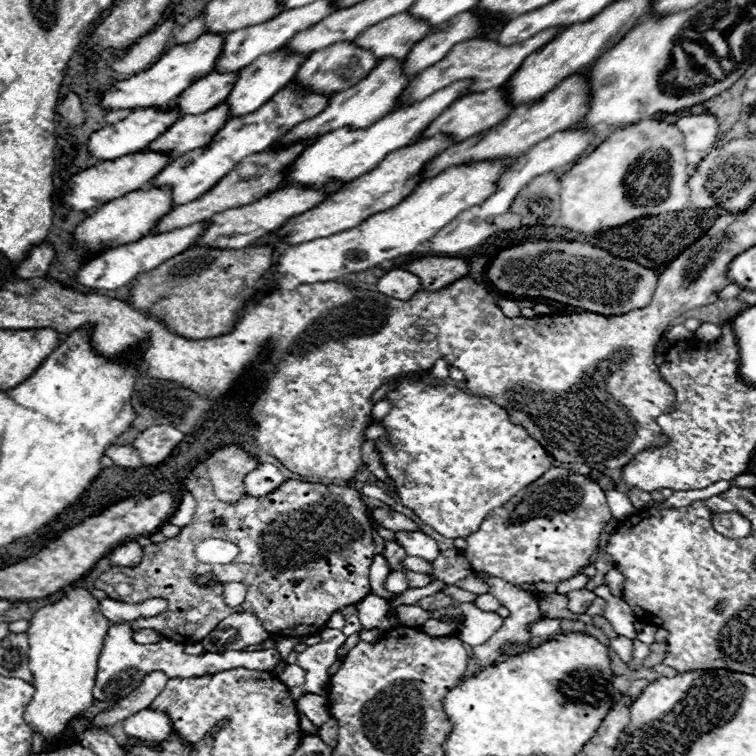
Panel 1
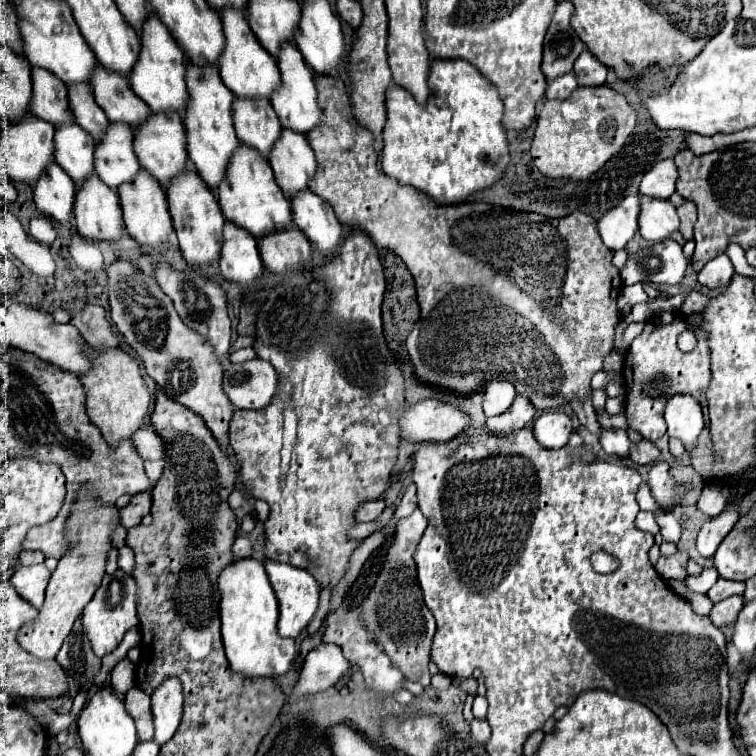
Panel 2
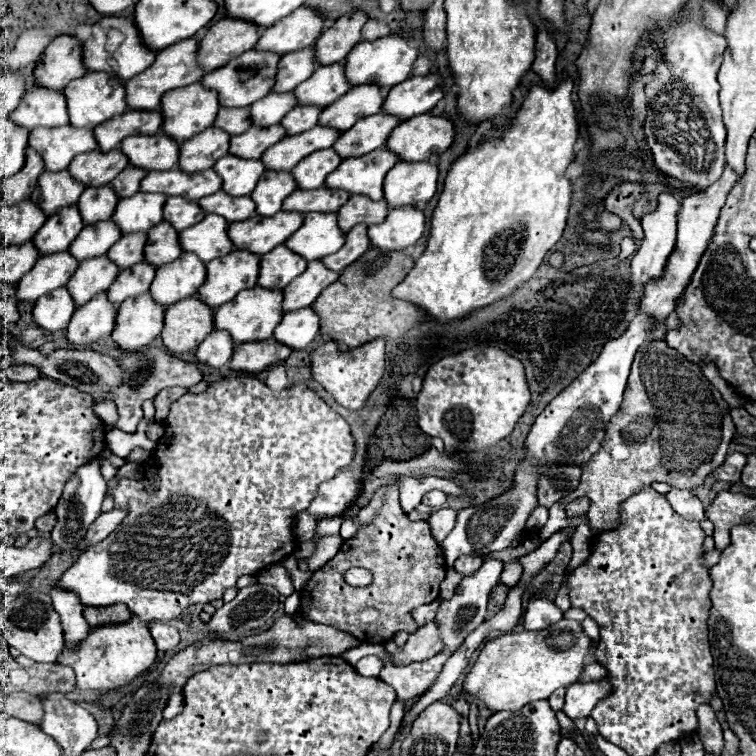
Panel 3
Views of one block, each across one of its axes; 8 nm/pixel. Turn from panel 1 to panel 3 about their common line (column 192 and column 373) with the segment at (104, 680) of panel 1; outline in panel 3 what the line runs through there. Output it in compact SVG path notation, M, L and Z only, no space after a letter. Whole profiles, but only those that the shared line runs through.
M364 656L362 660L358 660L358 664L354 668L358 674L374 678L374 676L378 676L378 672L382 668L382 660L378 656Z

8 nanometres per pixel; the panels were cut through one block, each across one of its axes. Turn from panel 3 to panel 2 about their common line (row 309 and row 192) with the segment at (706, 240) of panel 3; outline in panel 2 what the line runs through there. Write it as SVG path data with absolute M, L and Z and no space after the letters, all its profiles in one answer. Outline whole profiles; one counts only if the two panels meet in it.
M672 158L656 162L648 174L644 174L642 184L640 184L640 194L646 194L650 198L670 198L676 192L676 180L678 180L678 170Z

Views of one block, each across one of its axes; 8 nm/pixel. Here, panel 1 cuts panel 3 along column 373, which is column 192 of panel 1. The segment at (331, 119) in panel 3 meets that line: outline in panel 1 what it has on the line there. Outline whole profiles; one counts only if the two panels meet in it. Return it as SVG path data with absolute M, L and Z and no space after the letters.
M216 72L208 74L206 78L202 78L202 82L194 82L194 86L190 86L190 90L186 90L186 94L182 94L182 98L178 98L172 108L178 108L182 116L202 114L222 104L226 96L230 94L230 90L234 88L236 80L238 80L238 72L236 74L216 74Z

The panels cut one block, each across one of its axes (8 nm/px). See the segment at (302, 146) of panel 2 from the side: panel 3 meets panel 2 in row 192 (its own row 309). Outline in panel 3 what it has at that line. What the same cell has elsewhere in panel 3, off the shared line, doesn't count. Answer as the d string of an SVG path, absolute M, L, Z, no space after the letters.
M322 260L308 262L308 268L300 278L294 278L292 284L288 284L288 290L284 290L284 312L292 312L298 308L308 308L314 304L314 300L320 296L324 288L334 284L340 278L340 272L328 270Z

